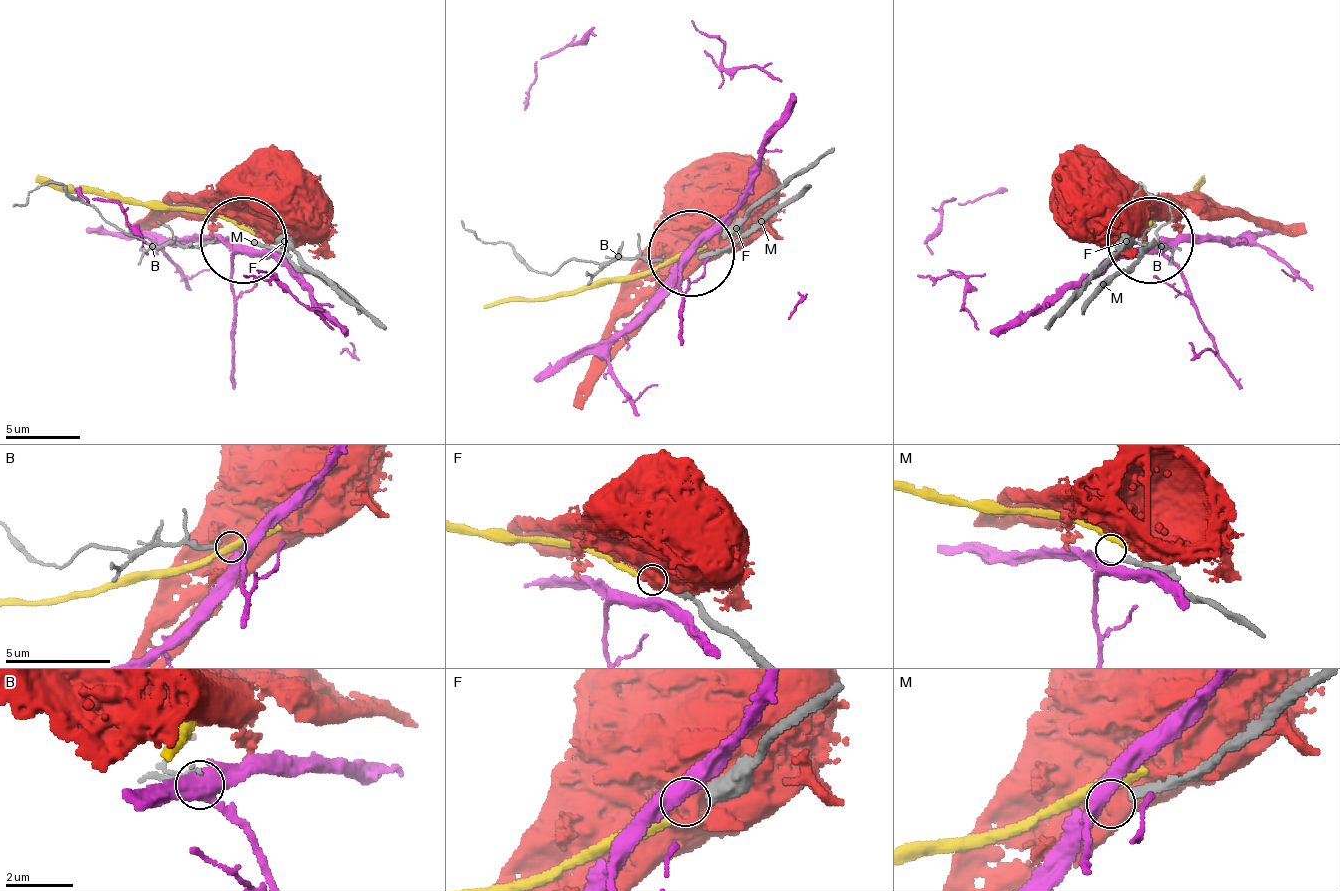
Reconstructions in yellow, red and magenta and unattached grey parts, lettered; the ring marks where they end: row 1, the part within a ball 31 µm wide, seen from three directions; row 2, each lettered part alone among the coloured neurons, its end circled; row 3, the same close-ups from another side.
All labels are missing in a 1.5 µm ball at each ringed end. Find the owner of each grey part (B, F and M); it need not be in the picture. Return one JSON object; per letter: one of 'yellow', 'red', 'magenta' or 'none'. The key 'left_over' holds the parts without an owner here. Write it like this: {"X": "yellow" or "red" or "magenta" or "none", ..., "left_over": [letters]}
{"B": "magenta", "F": "yellow", "M": "none", "left_over": ["M"]}

